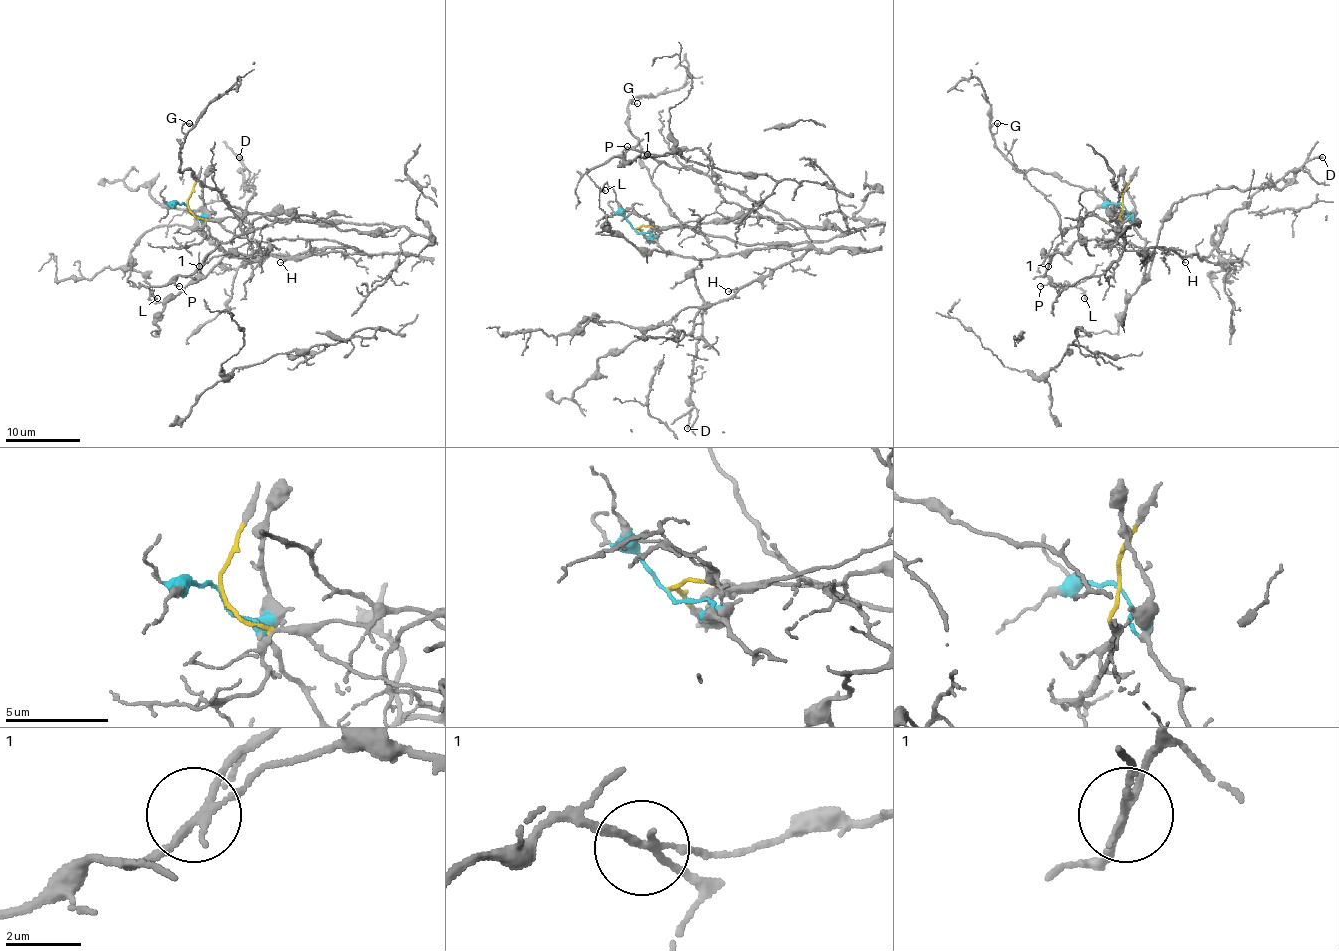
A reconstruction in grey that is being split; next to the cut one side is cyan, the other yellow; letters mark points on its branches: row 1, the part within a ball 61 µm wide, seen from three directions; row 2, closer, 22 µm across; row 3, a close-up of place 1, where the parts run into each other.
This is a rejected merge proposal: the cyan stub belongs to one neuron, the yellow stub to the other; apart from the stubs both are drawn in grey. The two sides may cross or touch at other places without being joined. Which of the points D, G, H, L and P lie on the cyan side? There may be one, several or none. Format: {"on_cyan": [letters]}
{"on_cyan": ["D", "H"]}

